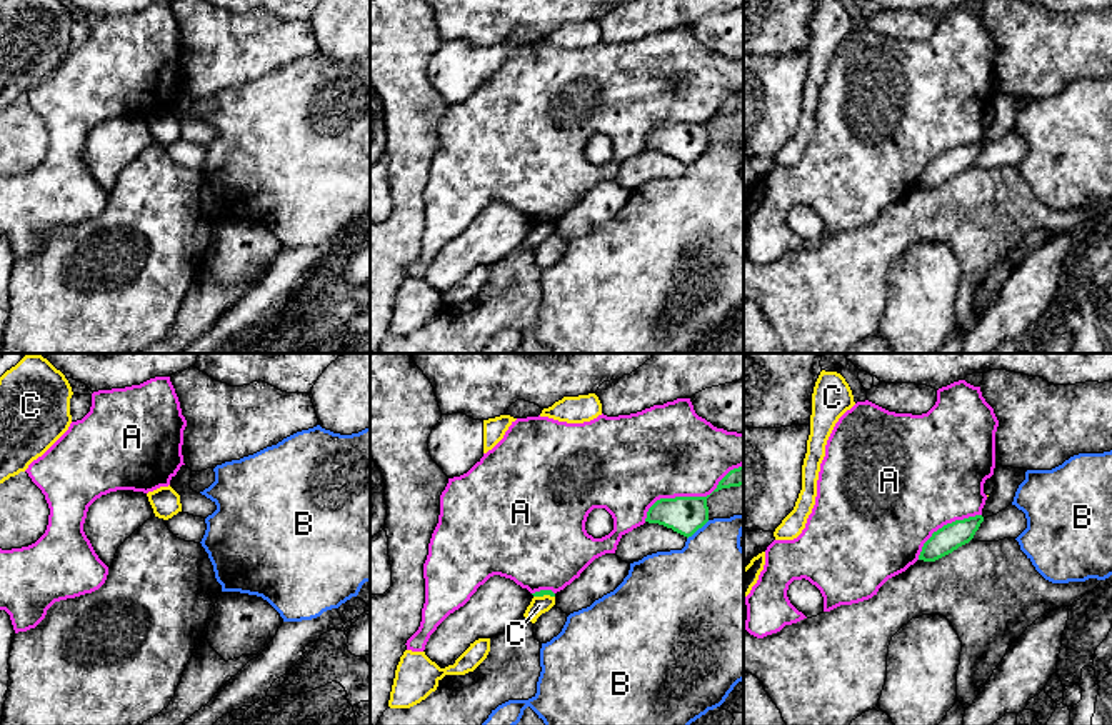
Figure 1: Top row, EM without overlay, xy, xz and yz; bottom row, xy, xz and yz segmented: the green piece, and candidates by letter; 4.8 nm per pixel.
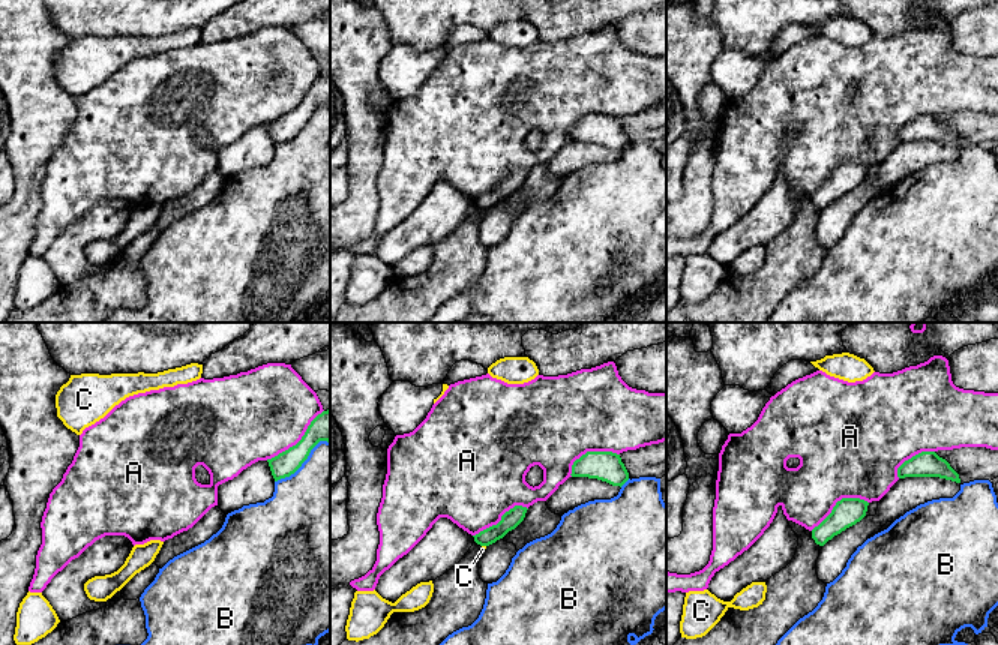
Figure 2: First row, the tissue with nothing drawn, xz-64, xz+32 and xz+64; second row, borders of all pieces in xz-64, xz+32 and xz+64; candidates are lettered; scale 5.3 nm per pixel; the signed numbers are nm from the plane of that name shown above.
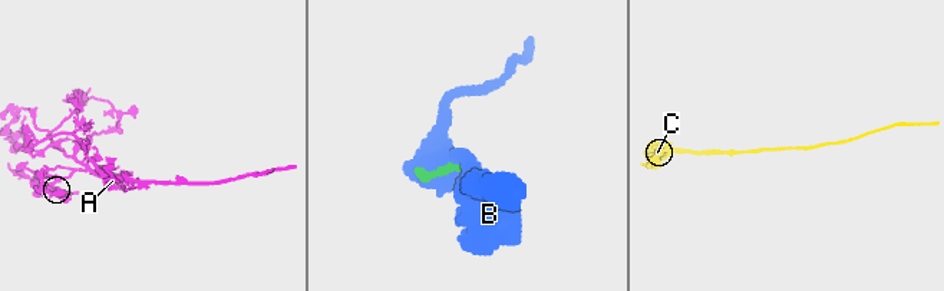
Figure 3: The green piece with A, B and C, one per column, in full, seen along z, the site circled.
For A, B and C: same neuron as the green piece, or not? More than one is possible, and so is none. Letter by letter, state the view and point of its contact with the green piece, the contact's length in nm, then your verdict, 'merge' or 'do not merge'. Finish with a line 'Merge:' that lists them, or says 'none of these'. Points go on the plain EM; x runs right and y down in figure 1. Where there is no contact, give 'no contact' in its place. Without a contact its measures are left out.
A: xz (691, 124) | 550 nm | do not merge
B: xz (697, 155) | 140 nm | do not merge
C: xz (544, 220) | 100 nm | do not merge
Merge: none of these

